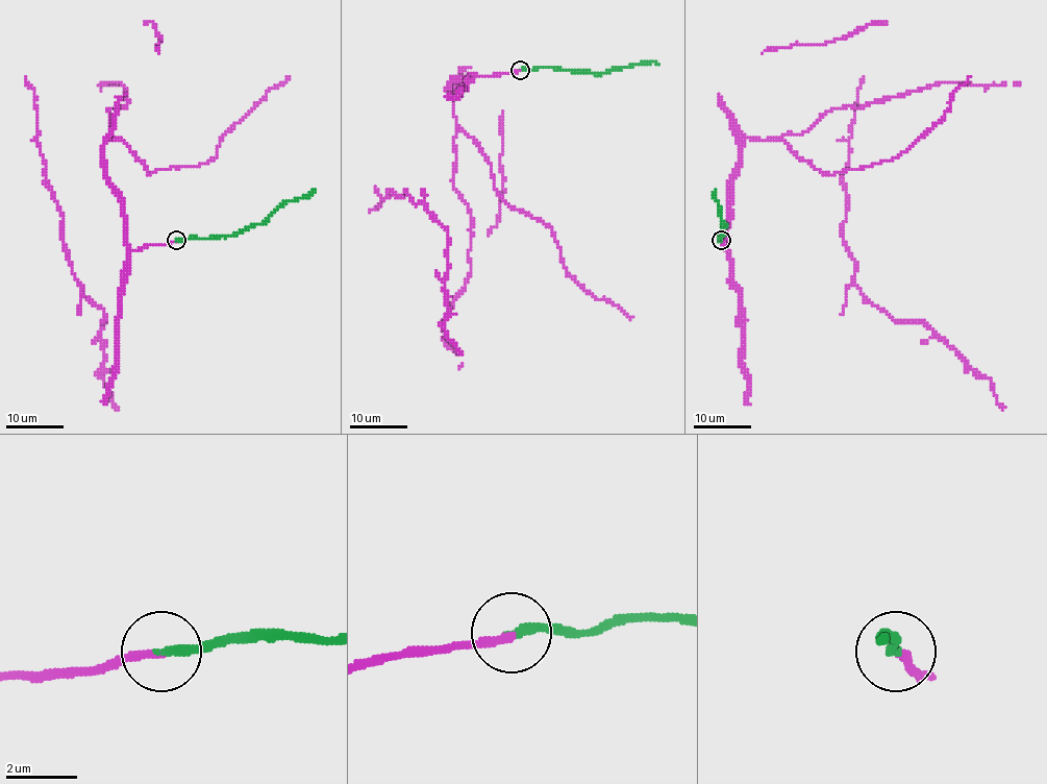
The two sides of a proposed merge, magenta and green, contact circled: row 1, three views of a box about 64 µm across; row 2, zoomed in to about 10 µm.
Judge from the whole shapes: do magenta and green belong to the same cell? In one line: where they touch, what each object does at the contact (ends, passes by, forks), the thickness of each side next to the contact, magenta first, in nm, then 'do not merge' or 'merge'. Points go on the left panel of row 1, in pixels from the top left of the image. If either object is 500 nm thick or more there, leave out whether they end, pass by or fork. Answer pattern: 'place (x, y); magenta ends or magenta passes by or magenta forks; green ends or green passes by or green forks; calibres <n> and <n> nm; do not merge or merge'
place (176, 240); magenta ends; green ends; calibres 240 and 280 nm; merge

